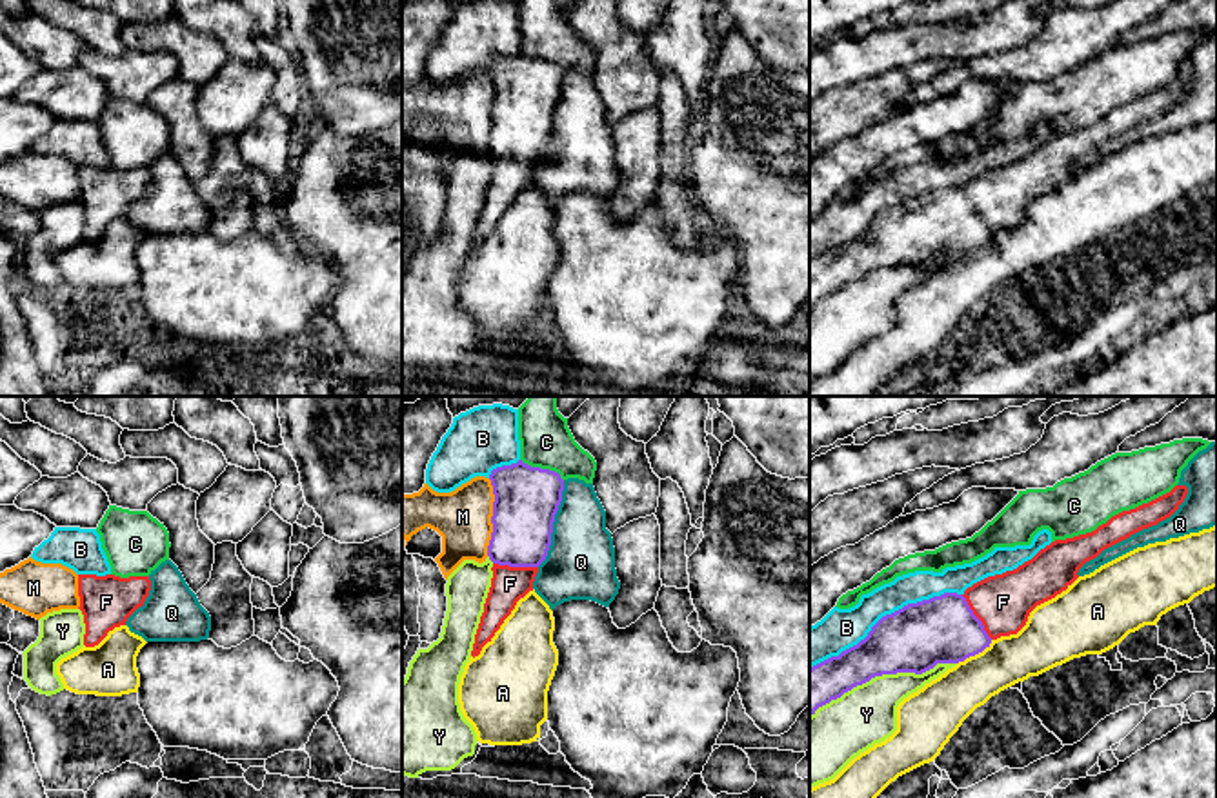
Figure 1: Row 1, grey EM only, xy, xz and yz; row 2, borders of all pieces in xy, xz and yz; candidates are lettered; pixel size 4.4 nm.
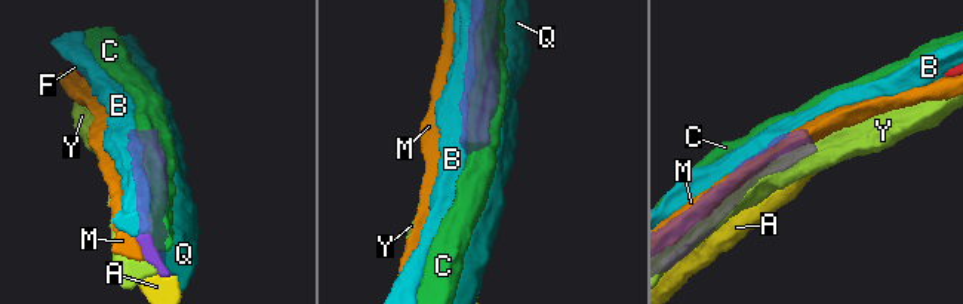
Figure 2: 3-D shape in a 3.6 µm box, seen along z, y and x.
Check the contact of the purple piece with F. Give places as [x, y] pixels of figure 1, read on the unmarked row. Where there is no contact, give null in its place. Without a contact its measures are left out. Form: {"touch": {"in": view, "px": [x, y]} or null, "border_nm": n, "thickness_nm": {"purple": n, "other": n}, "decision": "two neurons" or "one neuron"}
{"touch": {"in": "xz", "px": [515, 159]}, "border_nm": 200, "thickness_nm": {"purple": 280, "other": 160}, "decision": "one neuron"}

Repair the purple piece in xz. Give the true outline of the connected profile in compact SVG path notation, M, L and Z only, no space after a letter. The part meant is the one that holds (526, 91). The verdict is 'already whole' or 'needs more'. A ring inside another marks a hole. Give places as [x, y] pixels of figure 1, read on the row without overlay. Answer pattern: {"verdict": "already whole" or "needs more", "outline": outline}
{"verdict": "needs more", "outline": "M522 53L493 62L489 73L495 87L488 138L493 171L475 227L473 251L491 234L517 195L533 184L538 158L551 138L564 84L558 65Z"}

